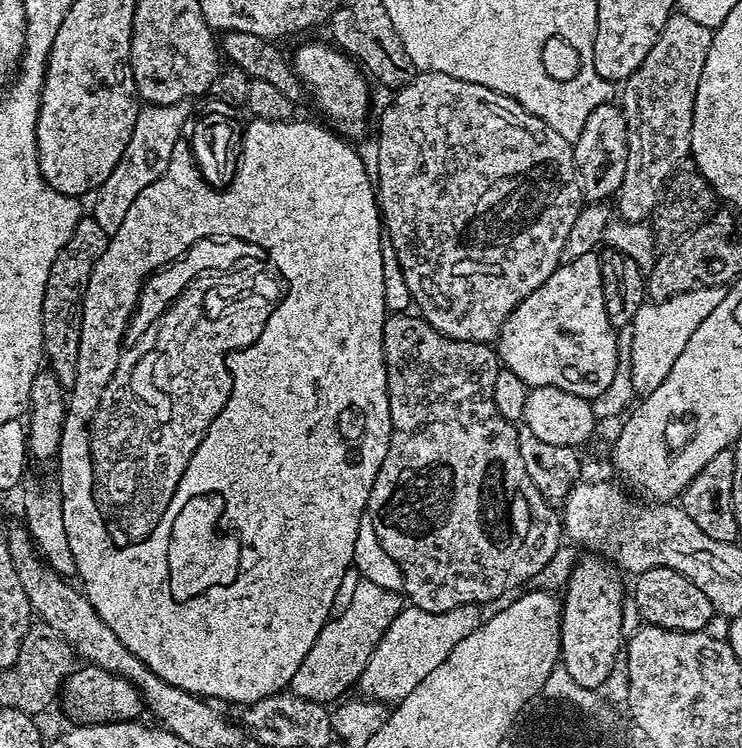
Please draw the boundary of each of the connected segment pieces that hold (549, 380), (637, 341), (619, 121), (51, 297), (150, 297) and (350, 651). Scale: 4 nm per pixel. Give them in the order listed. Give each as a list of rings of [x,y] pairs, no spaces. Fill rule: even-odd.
[[[595,251],[583,254],[580,258],[568,263],[561,263],[560,267],[554,270],[554,274],[550,274],[550,278],[546,278],[546,282],[542,282],[542,286],[538,286],[538,290],[534,290],[534,294],[527,296],[523,302],[518,305],[510,314],[510,318],[506,318],[506,322],[502,326],[500,335],[494,341],[494,347],[497,356],[500,358],[503,367],[514,370],[514,374],[518,374],[518,378],[522,378],[522,382],[528,384],[529,389],[541,388],[542,386],[554,386],[558,390],[566,390],[570,394],[576,394],[578,398],[593,401],[600,394],[606,391],[614,380],[615,370],[619,362],[620,344],[618,343],[617,329],[606,318],[606,306],[602,298],[602,274],[600,273],[600,258]]]
[[[725,285],[696,287],[694,291],[684,291],[666,300],[646,302],[639,308],[630,326],[632,338],[629,341],[633,386],[637,393],[645,396],[662,384],[686,343],[690,342],[691,335],[723,301],[726,292]]]
[[[609,102],[594,109],[590,118],[586,118],[586,126],[582,126],[582,134],[578,134],[573,143],[572,153],[585,201],[611,201],[622,186],[628,161],[628,120],[624,117],[623,107]]]
[[[81,218],[74,226],[74,232],[70,234],[66,246],[58,250],[58,258],[54,258],[50,274],[46,278],[46,288],[42,294],[44,360],[64,390],[71,389],[76,378],[80,341],[80,301],[84,299],[84,291],[96,259],[104,253],[105,243],[106,233],[98,226],[96,220]]]
[[[213,238],[194,242],[177,260],[165,264],[144,281],[140,288],[140,297],[136,299],[136,309],[128,321],[127,335],[135,338],[145,332],[197,277],[211,272],[231,271],[236,265],[244,266],[249,262],[256,262],[252,260],[263,261],[265,256],[262,249],[245,240]]]
[[[363,578],[359,579],[358,582],[344,610],[340,614],[338,612],[324,624],[318,638],[315,639],[314,646],[310,648],[310,653],[306,654],[306,658],[302,660],[302,666],[298,666],[297,673],[291,679],[289,689],[298,697],[323,705],[331,704],[330,702],[336,699],[339,701],[346,694],[344,692],[357,683],[382,635],[385,634],[385,630],[389,628],[393,618],[403,609],[404,598],[399,591],[386,590],[386,588],[381,588],[381,586]]]

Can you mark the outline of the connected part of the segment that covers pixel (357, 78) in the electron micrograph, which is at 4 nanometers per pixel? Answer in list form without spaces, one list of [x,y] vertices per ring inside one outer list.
[[[328,42],[304,44],[297,50],[296,57],[291,57],[290,65],[304,85],[307,95],[316,99],[317,106],[330,119],[340,120],[334,124],[340,136],[360,138],[365,135],[363,120],[370,116],[370,84],[351,56],[345,56],[339,48]]]

